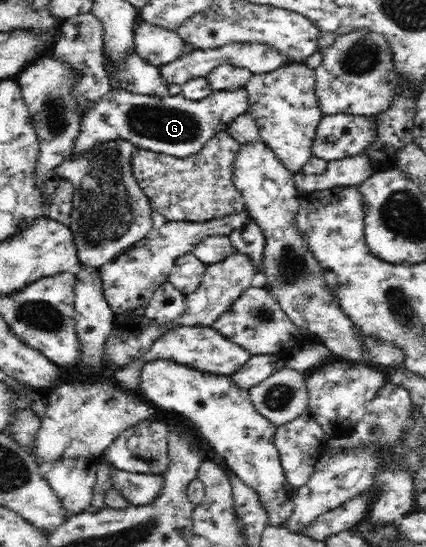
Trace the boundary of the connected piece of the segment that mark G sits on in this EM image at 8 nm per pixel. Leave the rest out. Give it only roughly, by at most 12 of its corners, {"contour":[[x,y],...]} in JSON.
{"contour":[[111,87],[71,157],[121,138],[186,158],[245,114],[245,89],[193,101]]}

